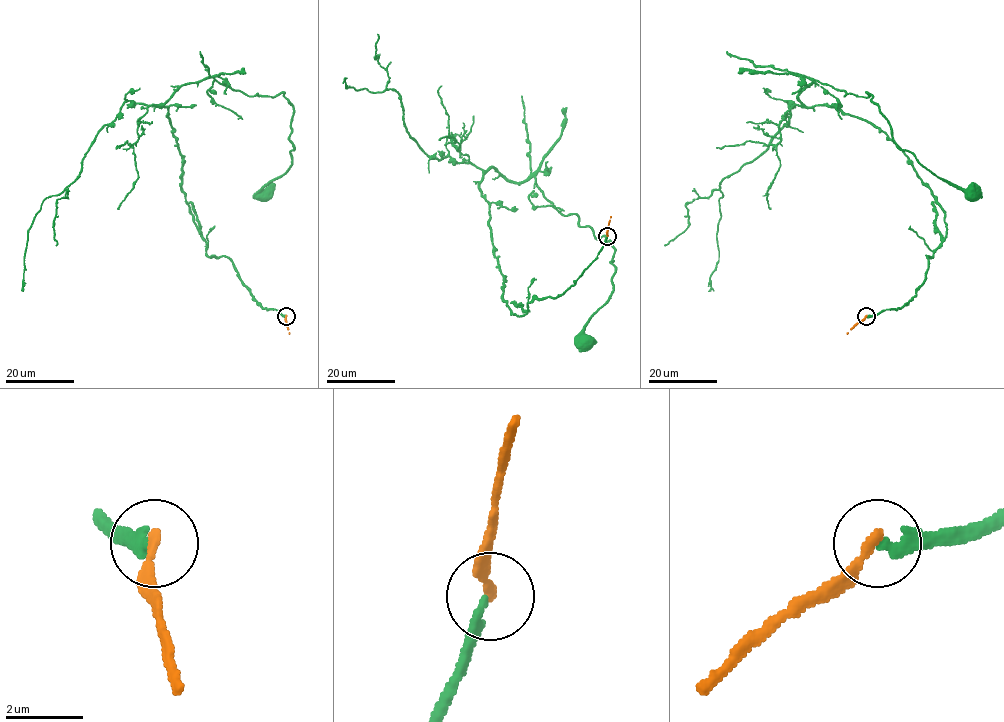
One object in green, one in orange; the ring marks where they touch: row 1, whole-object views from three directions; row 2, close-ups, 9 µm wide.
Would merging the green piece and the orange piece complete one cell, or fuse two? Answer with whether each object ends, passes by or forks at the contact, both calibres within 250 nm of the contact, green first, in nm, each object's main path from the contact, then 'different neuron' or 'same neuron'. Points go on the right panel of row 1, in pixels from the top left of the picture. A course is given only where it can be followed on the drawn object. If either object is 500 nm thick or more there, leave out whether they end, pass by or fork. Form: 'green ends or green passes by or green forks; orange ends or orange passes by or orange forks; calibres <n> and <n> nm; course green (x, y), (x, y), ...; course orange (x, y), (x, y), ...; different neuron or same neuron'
green ends; orange ends; calibres 240 and 240 nm; course green (866, 316), (915, 295), (944, 214), (883, 132), (806, 107), (807, 77), (871, 95), (900, 149), (974, 196); course orange (866, 316), (846, 333); same neuron

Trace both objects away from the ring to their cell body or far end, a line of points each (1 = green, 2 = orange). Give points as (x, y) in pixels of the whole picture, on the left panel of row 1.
1: (285, 316), (207, 255), (158, 106), (212, 77), (283, 93), (292, 164), (264, 196)
2: (286, 316), (289, 333)

